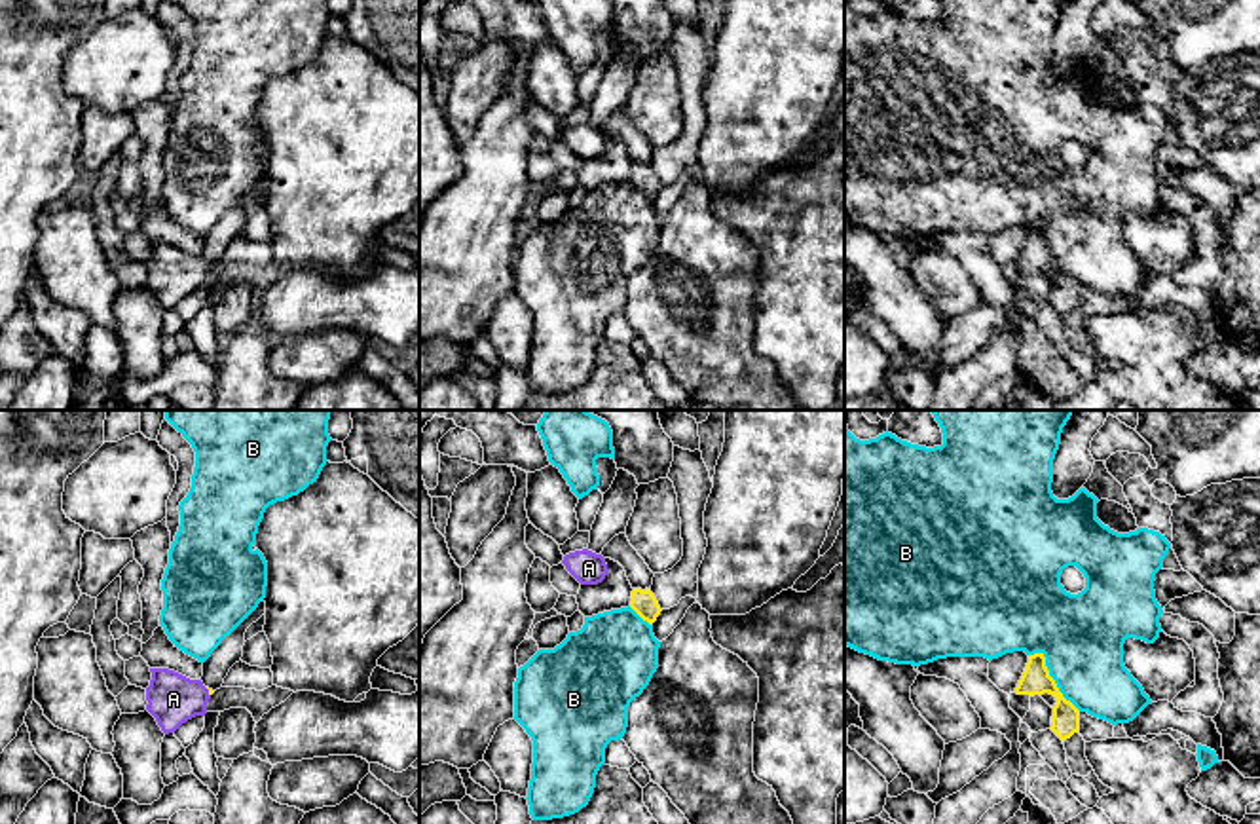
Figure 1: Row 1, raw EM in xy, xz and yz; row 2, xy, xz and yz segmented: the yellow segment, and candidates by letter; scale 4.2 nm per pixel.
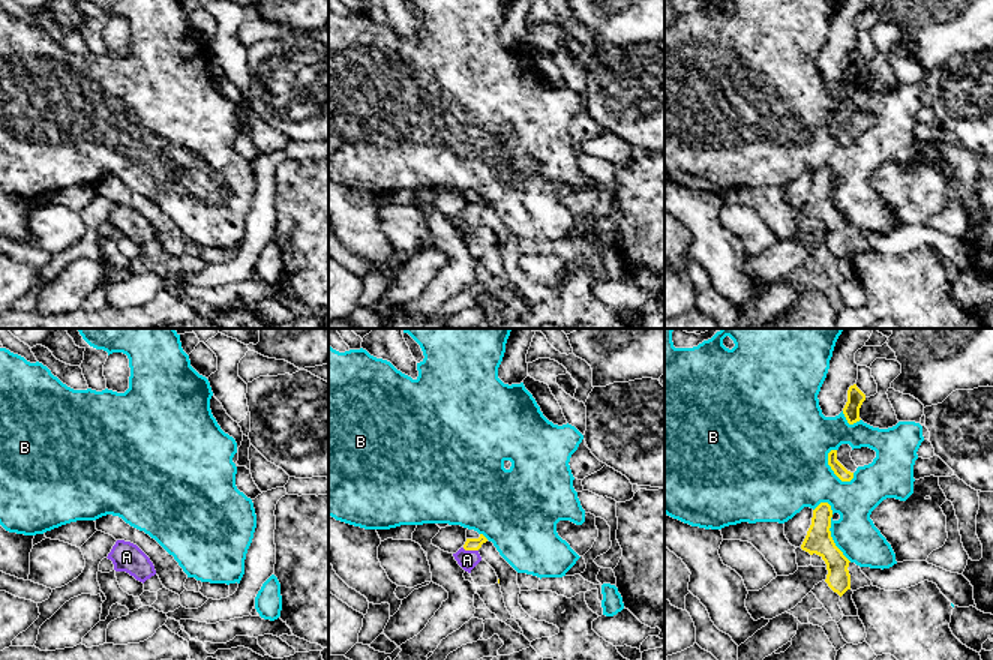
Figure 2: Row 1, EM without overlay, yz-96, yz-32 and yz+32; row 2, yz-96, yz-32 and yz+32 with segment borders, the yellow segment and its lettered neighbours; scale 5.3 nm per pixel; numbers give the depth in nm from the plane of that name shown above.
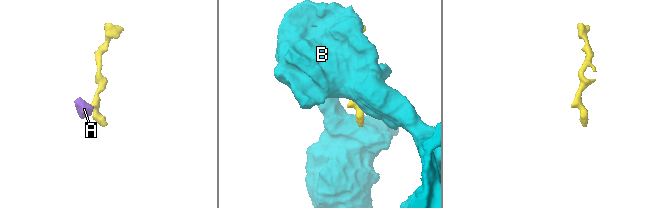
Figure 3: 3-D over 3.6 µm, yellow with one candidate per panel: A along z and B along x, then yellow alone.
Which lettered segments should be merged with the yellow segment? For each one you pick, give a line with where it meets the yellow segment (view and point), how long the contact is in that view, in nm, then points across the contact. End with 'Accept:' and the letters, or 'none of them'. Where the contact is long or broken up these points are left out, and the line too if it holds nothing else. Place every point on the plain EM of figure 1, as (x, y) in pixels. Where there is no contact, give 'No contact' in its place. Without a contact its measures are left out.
A: Touches yellow at xy (209, 266). Shared border 40 nm. Path across: xy (211, 266), (209, 266), (173, 274)
Accept: A

